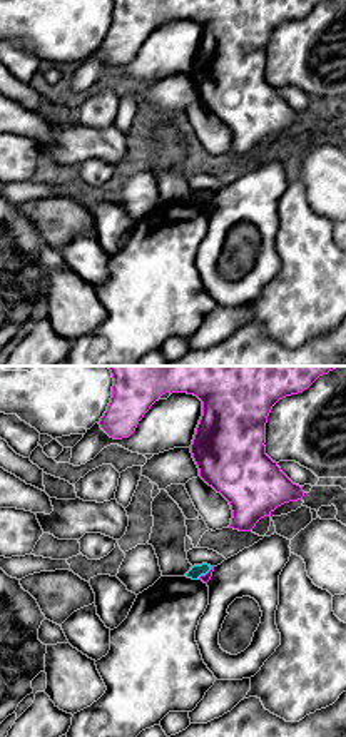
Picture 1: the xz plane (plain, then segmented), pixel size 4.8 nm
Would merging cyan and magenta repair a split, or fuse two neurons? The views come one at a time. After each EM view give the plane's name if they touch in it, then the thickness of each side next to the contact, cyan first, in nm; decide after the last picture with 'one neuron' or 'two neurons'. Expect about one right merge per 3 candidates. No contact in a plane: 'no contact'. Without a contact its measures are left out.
xz | 60/40 nm

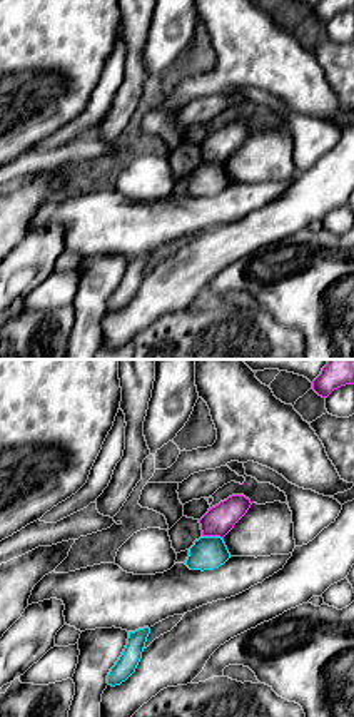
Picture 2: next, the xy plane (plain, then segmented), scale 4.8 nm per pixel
xy | 160/150 nm

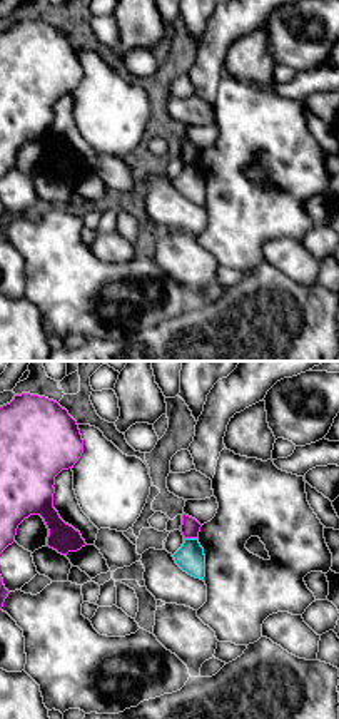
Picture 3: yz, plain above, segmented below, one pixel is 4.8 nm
yz | 140/90 nm

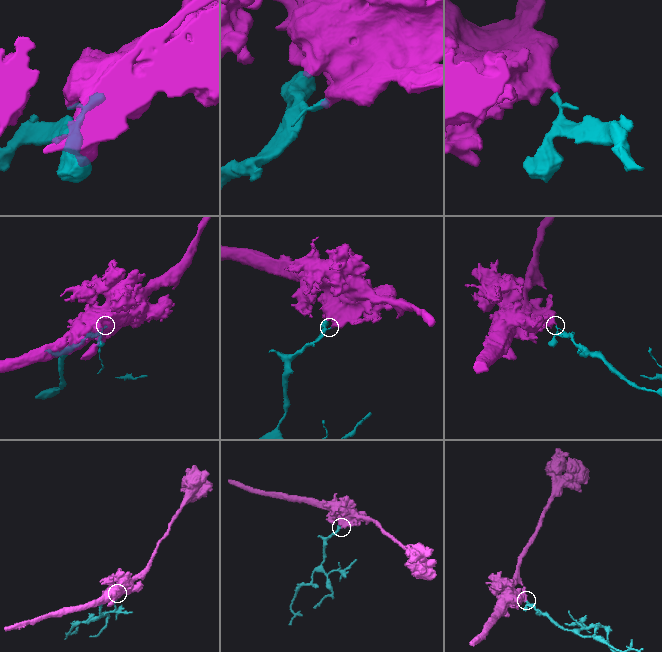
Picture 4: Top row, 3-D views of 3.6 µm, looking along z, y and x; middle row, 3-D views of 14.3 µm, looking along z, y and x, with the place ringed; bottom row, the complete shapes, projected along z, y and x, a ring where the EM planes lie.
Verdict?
two neurons

